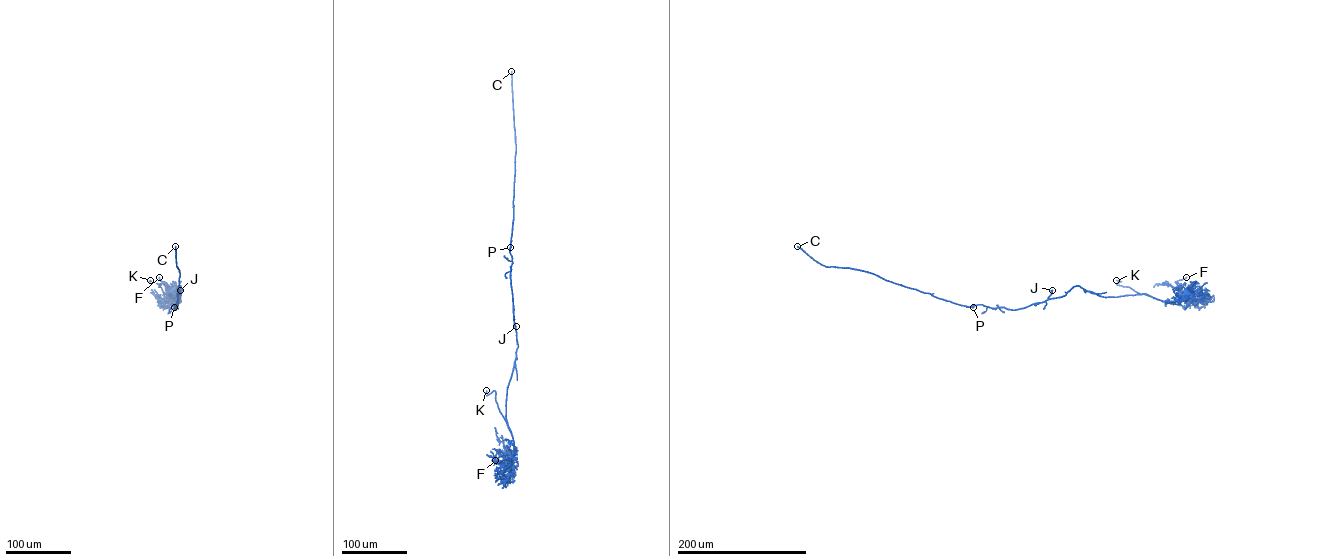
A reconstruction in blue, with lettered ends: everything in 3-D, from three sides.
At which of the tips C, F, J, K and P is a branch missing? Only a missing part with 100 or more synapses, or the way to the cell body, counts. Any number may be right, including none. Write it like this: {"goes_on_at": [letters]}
{"goes_on_at": ["C", "K"]}

